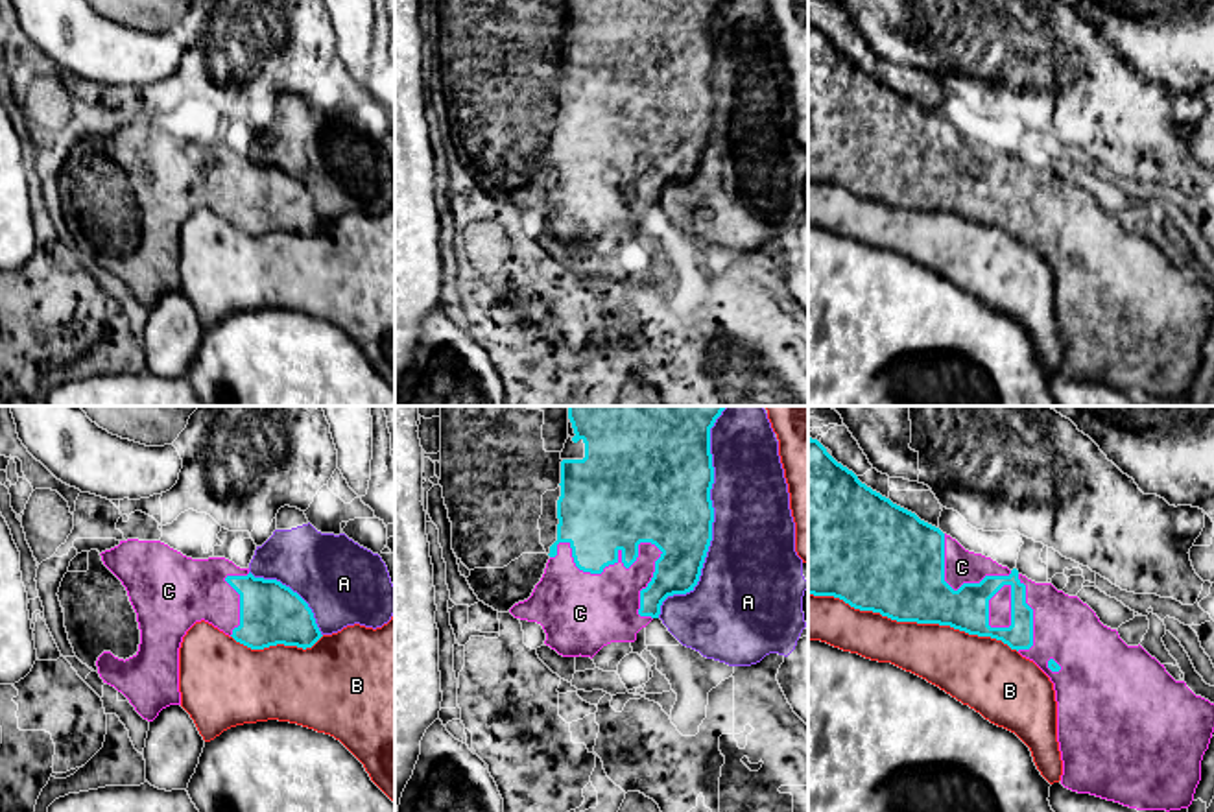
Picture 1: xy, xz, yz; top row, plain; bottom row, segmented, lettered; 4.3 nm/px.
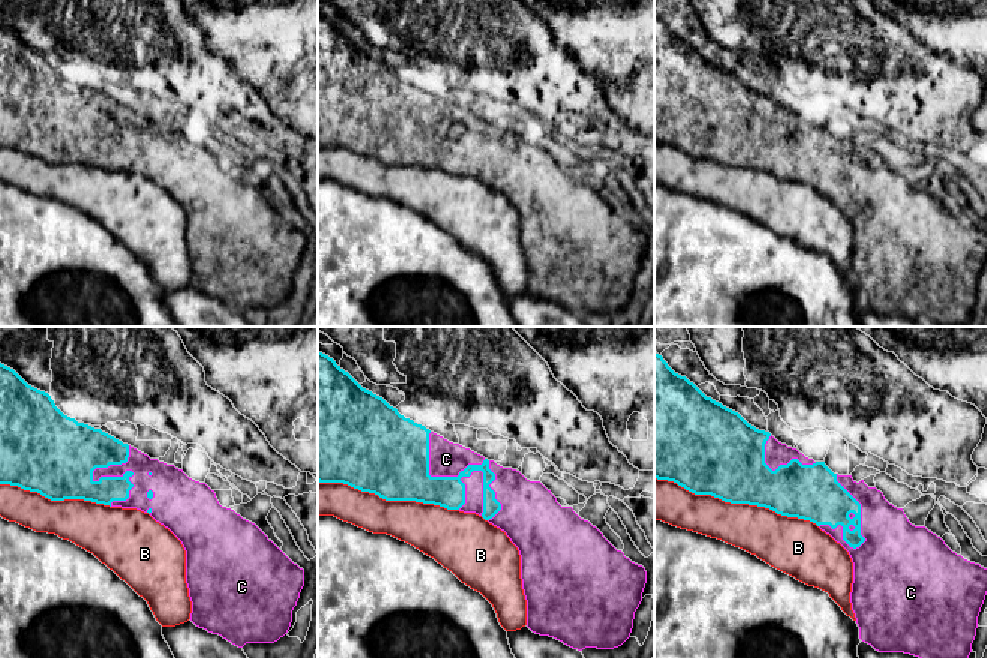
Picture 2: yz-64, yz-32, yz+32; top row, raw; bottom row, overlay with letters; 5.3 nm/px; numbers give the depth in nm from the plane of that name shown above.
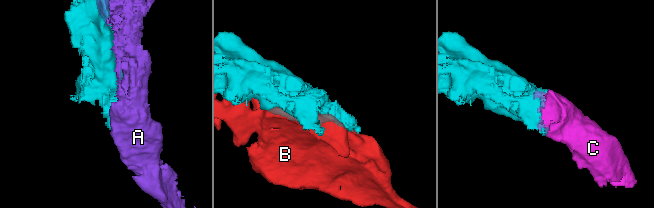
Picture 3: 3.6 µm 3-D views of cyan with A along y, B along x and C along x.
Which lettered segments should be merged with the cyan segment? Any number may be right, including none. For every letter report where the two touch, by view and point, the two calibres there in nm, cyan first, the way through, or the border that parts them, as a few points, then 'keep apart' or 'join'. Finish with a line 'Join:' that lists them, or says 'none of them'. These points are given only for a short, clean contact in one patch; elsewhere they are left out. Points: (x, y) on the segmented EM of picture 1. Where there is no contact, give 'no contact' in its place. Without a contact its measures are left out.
A: contact xz (713, 519); calibres 420 and 400 nm; keep apart
B: contact yz (914, 620); calibres 420 and 260 nm; keep apart
C: contact xz (637, 556); calibres 400 and 280 nm; join
Join: C

